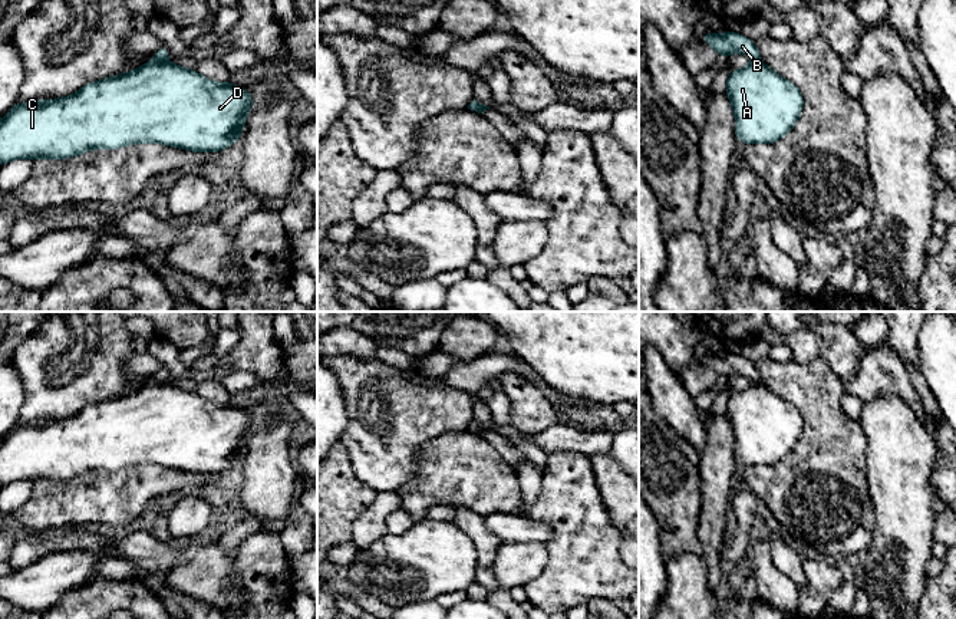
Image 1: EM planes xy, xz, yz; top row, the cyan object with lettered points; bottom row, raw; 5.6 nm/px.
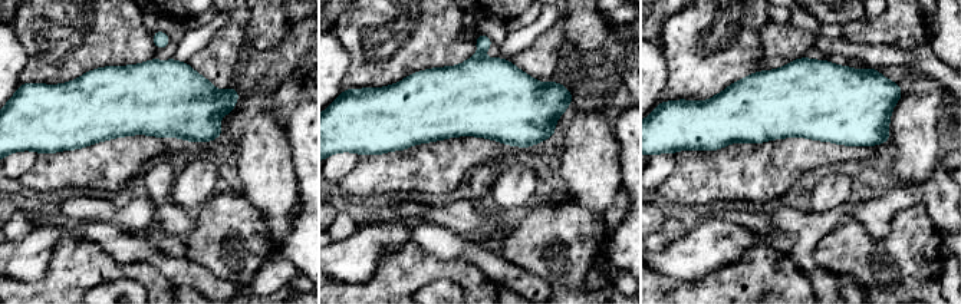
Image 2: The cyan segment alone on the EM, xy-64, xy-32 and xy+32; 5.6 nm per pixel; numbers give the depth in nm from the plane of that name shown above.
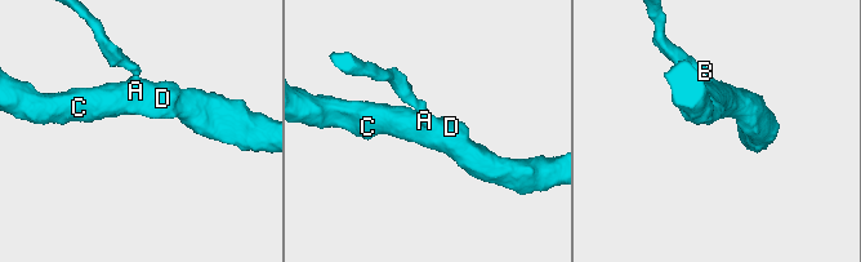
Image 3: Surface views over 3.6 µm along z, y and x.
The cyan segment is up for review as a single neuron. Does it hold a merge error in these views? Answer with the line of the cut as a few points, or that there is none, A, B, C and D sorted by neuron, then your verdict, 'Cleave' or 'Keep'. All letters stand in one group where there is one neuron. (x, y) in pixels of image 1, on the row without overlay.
Split along xy (155, 381), (162, 384). Groups: A C D / B. Cleave

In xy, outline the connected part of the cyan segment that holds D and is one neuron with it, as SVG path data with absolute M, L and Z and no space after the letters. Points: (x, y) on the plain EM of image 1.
M148 382L133 394L88 405L65 419L17 424L0 441L0 487L19 480L66 481L89 471L146 464L218 474L240 462L251 428L251 415L244 409L212 404L177 385Z

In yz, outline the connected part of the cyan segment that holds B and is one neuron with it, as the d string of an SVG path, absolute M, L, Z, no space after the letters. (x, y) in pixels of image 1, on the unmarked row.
M725 353L723 356L718 355L703 355L702 362L713 369L721 379L728 379L732 375L744 375L749 378L754 383L761 383L761 375L755 368L754 362L735 355L735 353Z

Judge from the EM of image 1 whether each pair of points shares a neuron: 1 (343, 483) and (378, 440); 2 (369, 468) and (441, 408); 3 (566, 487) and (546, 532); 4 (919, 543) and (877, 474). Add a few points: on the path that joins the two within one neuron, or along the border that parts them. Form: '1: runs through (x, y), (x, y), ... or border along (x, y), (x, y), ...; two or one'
1: border along (340, 440), (353, 473), (376, 491); two
2: runs through (386, 451), (424, 414); one
3: border along (518, 512), (546, 523), (551, 530), (551, 537); two
4: runs through (903, 526), (902, 499), (894, 491); one

